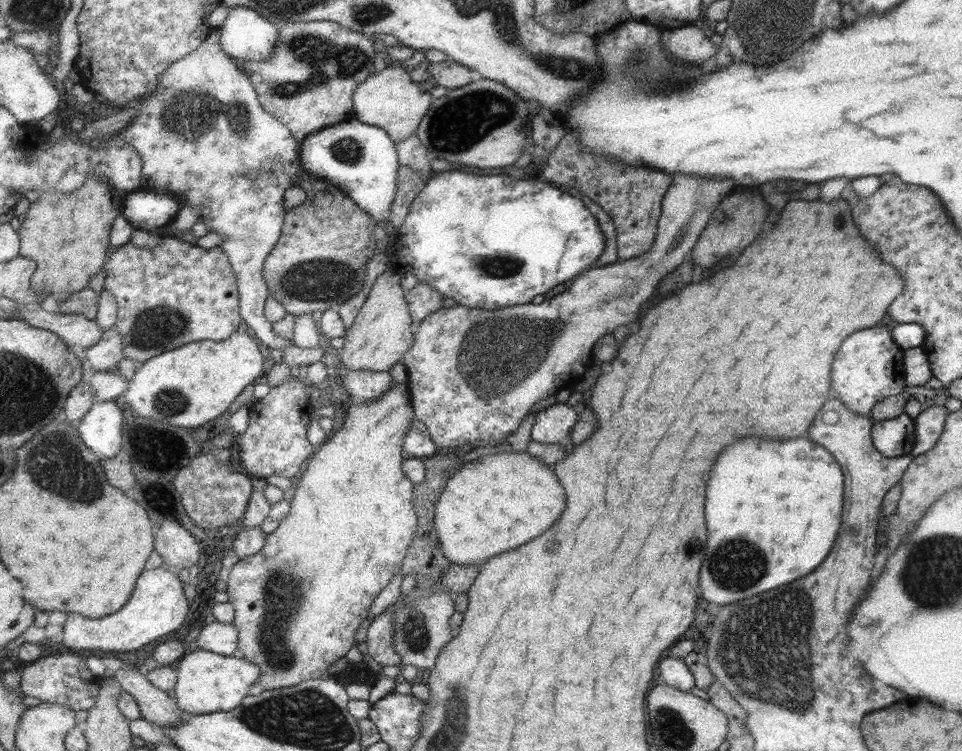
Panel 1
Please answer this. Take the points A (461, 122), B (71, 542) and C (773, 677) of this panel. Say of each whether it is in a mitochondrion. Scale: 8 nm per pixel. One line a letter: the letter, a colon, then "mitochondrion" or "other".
A: mitochondrion
B: other
C: mitochondrion

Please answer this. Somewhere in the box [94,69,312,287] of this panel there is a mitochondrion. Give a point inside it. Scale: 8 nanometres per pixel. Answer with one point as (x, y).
(201, 110)

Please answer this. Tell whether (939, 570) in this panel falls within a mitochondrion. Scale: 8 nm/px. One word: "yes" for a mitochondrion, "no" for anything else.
yes

